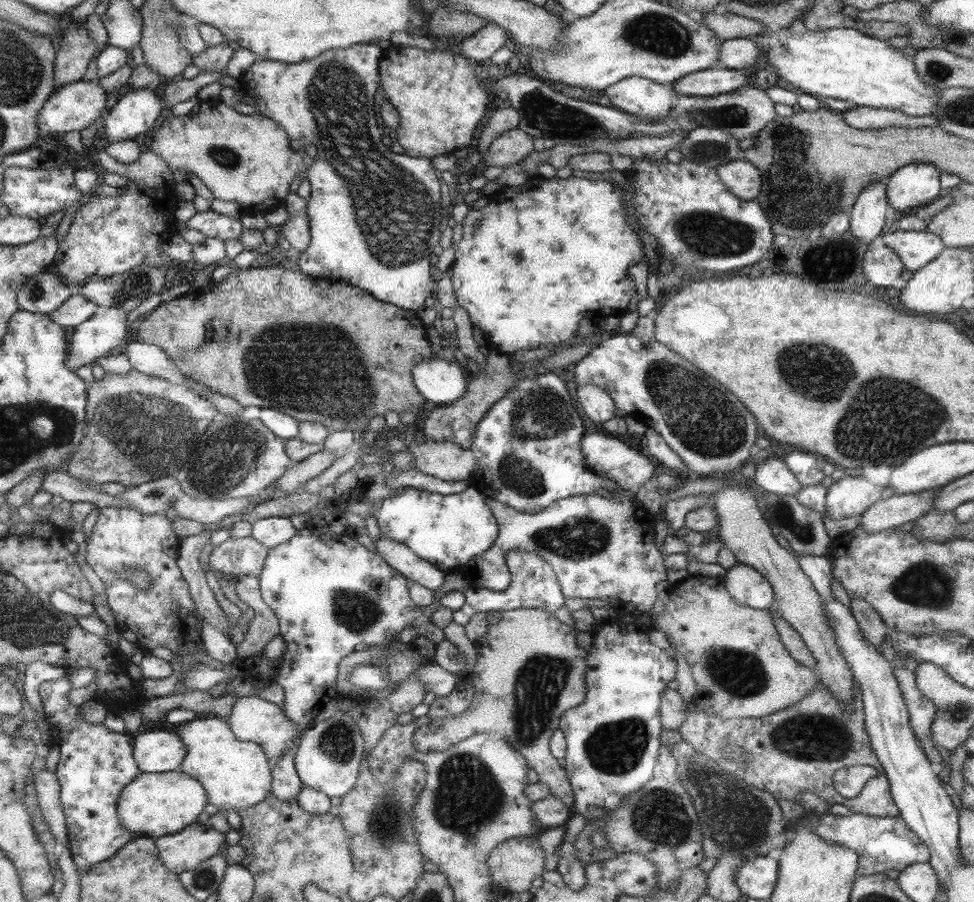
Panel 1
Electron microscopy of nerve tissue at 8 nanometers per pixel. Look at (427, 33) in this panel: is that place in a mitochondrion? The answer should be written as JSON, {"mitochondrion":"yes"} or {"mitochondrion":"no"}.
{"mitochondrion":"no"}

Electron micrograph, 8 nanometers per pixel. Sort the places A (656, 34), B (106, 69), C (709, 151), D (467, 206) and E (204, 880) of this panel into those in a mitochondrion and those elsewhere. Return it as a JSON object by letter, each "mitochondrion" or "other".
{"A":"mitochondrion","B":"other","C":"mitochondrion","D":"other","E":"mitochondrion"}

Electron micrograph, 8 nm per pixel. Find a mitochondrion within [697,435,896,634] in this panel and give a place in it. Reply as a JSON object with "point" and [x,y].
{"point":[803,532]}

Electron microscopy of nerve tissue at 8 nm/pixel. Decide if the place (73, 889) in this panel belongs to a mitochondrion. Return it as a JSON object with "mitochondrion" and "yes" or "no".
{"mitochondrion":"no"}

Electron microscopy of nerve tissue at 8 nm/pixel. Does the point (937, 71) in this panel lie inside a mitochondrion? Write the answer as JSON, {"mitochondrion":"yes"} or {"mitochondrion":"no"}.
{"mitochondrion":"yes"}

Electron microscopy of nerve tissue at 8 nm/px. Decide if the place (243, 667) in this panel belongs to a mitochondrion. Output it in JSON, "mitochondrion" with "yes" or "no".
{"mitochondrion":"no"}

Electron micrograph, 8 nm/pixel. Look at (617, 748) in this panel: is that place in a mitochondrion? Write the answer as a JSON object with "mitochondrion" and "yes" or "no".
{"mitochondrion":"yes"}

